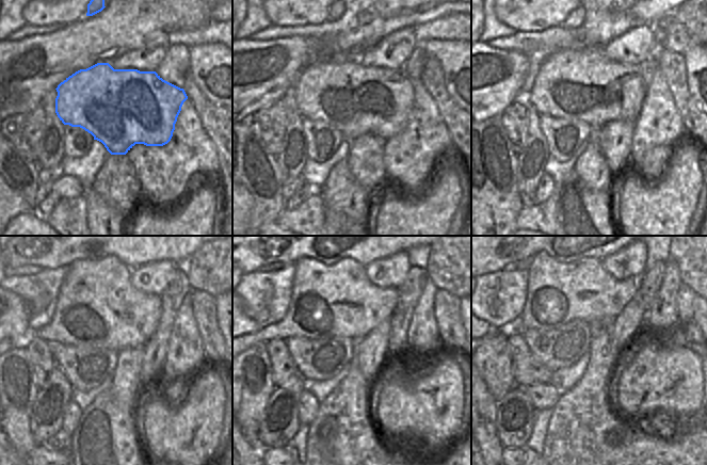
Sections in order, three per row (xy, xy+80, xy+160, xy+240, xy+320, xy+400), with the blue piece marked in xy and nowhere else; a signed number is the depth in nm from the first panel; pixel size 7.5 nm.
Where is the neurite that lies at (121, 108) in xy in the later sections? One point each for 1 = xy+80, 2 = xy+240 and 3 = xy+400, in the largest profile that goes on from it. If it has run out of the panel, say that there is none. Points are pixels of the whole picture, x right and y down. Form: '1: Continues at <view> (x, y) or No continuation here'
1: Continues at xy+80 (340, 92)
2: Continues at xy+240 (97, 306)
3: Continues at xy+400 (557, 293).

